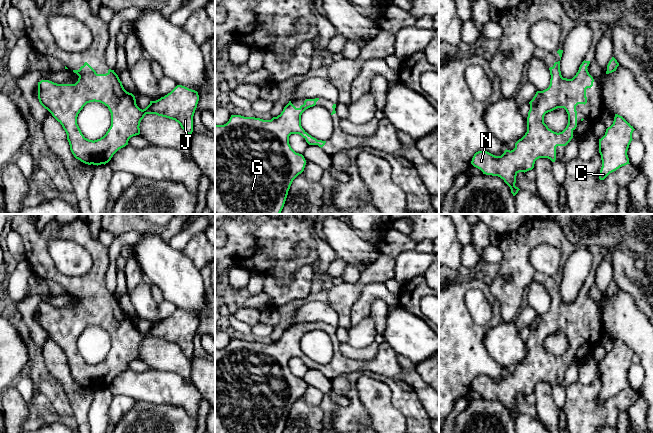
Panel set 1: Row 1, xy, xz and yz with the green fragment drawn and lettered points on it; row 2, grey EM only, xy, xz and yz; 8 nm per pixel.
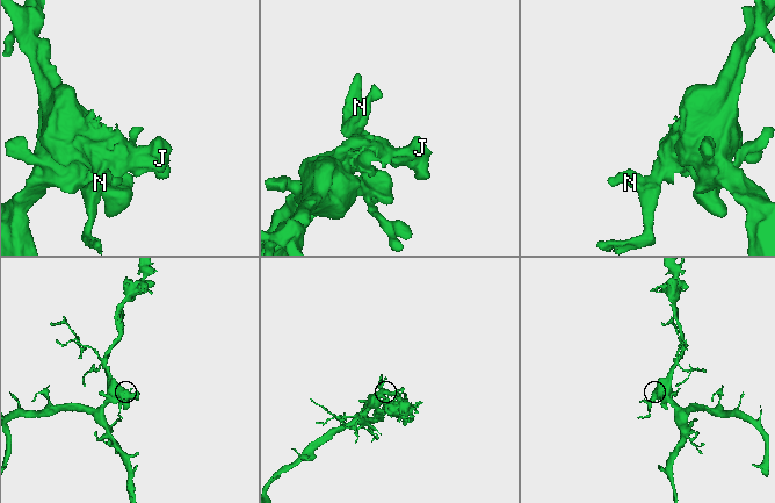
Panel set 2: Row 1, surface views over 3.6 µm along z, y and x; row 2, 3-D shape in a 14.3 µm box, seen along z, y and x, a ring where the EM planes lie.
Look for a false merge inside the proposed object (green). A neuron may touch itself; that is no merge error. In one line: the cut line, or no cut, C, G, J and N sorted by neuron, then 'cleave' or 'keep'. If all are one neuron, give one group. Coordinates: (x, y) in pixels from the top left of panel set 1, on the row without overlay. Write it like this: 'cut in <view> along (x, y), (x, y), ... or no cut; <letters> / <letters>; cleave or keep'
no cut; C G J N; keep

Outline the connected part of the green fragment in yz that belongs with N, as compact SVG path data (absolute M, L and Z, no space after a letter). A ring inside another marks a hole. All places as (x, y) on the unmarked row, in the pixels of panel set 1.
M560 284L550 294L550 309L543 315L537 315L529 326L527 356L515 367L513 374L505 374L501 380L487 375L474 378L471 388L483 398L498 400L510 411L515 420L520 414L515 410L519 396L534 392L539 382L556 384L556 371L566 370L573 362L577 351L578 328L586 328L586 313L593 310L594 303L588 296L590 285L583 285L572 303L563 302ZM557 332L564 332L568 338L568 348L562 356L554 356L544 347L544 340Z

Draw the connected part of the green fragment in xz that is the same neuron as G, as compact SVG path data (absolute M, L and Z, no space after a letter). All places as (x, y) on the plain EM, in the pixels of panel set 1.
M319 322L306 323L296 332L291 325L277 341L263 344L255 341L231 339L224 349L215 349L215 433L283 433L293 404L304 395L306 384L289 368L291 358L301 359L309 369L323 371L326 365L317 364L301 350L302 337L316 329Z

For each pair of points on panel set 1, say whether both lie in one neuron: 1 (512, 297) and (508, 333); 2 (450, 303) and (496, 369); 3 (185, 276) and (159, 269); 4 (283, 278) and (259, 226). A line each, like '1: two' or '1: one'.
1: two
2: one
3: one
4: one

